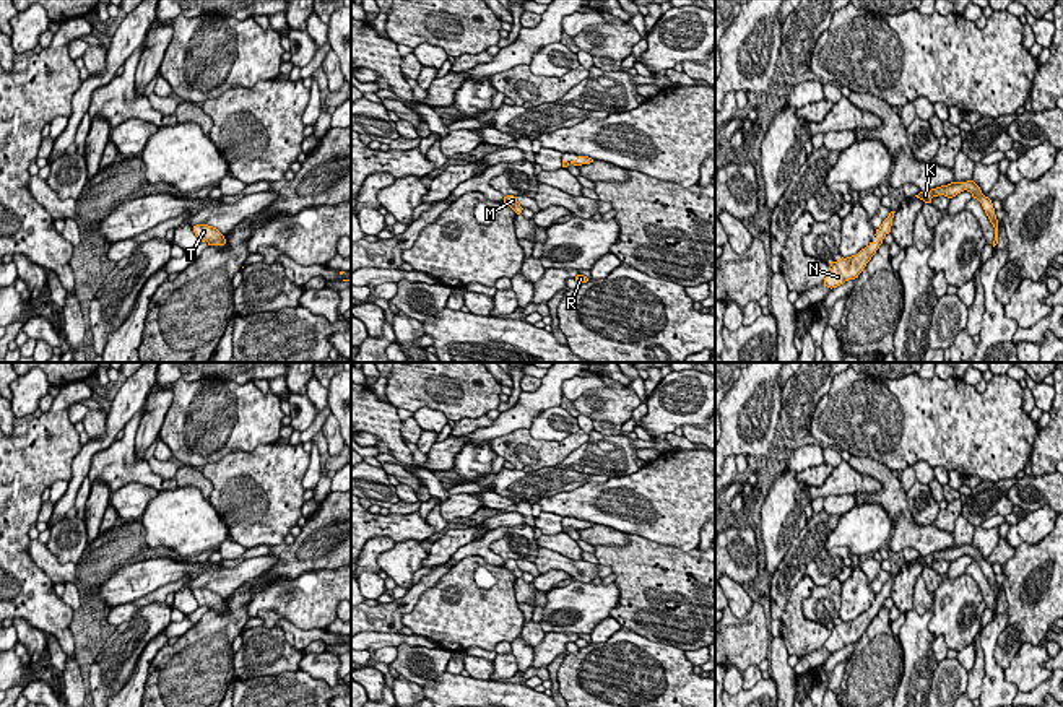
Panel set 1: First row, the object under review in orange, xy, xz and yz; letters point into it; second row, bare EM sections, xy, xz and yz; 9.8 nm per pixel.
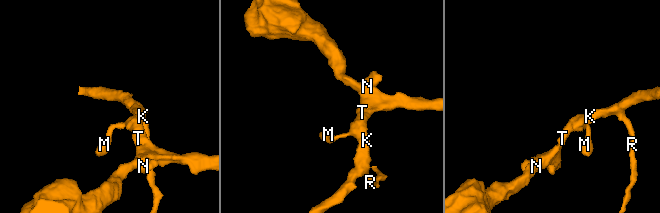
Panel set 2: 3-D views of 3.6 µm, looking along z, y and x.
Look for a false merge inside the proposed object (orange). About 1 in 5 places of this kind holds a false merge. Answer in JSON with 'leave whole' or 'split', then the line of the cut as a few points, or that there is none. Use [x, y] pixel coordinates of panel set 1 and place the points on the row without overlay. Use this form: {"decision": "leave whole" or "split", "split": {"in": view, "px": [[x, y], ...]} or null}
{"decision": "leave whole", "split": null}

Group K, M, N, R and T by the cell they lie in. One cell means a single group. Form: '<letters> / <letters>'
K M N R T

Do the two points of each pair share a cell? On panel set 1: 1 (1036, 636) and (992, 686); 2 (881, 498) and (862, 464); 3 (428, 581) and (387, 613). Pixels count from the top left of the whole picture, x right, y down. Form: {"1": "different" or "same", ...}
{"1": "different", "2": "same", "3": "same"}

